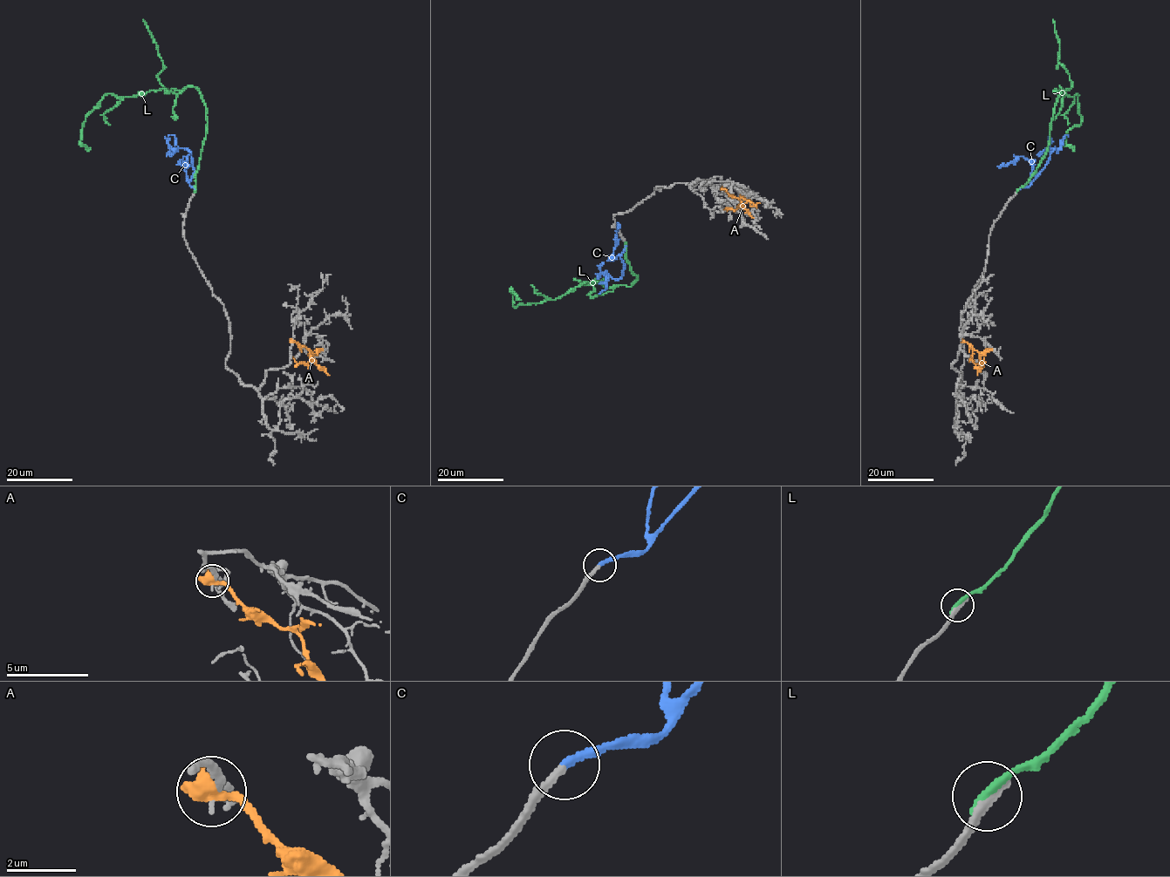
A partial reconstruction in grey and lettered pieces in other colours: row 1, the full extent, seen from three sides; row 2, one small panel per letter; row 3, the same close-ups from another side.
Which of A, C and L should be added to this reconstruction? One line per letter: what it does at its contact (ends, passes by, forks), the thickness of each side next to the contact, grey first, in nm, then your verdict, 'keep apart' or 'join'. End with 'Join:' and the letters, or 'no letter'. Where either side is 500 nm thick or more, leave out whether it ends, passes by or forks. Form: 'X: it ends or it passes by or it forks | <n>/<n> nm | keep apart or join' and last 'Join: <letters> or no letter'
A: 280/550 nm | keep apart
C: it ends | 220/240 nm | join
L: it ends | 300/320 nm | keep apart
Join: C

